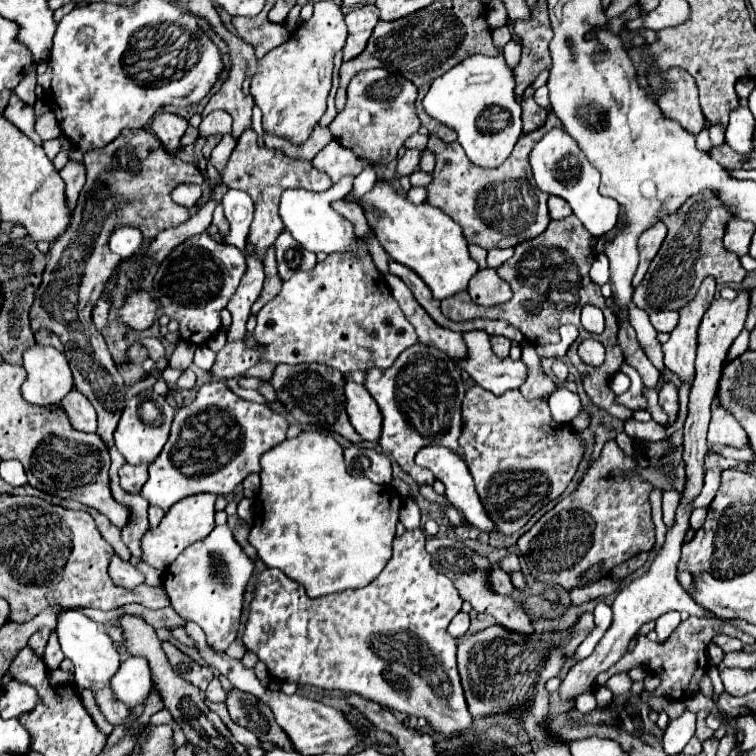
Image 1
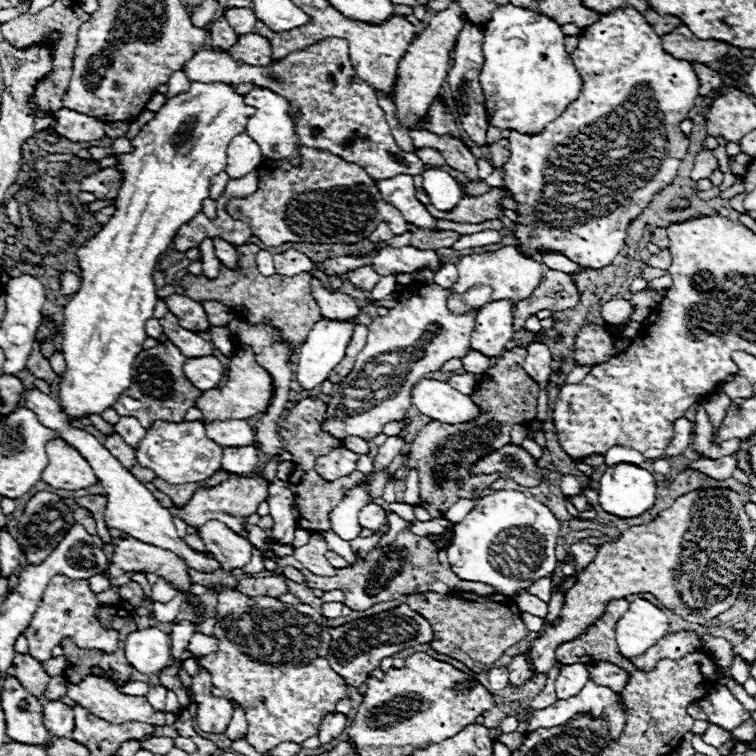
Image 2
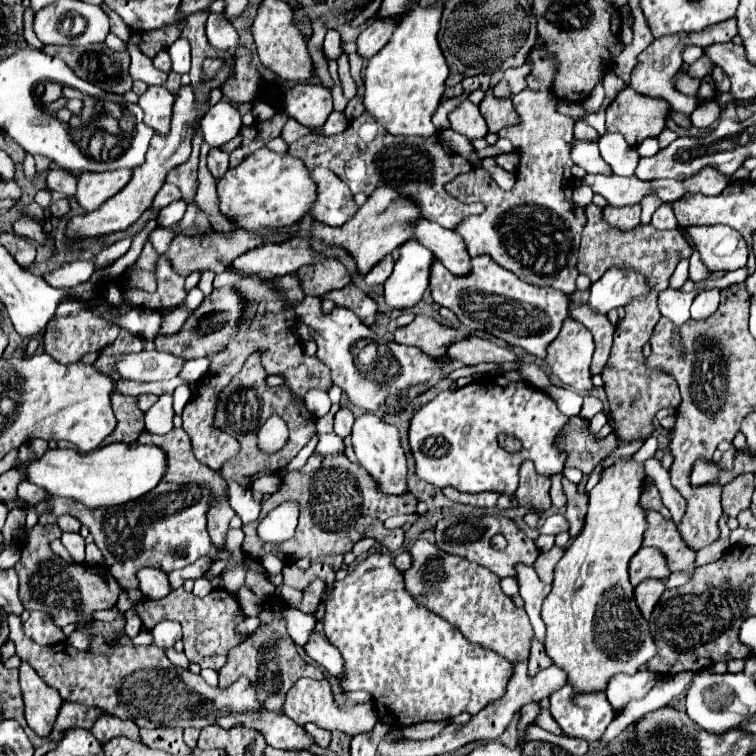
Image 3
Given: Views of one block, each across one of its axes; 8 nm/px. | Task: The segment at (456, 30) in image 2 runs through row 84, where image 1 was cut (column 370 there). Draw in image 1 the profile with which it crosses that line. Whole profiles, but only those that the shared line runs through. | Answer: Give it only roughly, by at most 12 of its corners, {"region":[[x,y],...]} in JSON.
{"region":[[346,380],[346,412],[354,430],[376,444],[382,412],[364,386]]}

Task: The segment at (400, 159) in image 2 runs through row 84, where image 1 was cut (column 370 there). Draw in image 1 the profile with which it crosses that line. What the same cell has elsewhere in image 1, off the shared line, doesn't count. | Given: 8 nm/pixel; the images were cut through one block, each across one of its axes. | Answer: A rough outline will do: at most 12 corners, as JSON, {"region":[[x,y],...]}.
{"region":[[372,256],[282,282],[210,374],[390,368],[418,342]]}

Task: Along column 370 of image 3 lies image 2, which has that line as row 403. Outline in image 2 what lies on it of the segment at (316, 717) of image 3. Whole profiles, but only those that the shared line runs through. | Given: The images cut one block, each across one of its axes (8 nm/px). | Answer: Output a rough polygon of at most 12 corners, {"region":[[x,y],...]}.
{"region":[[720,390],[702,406],[714,428],[722,424],[730,398]]}

